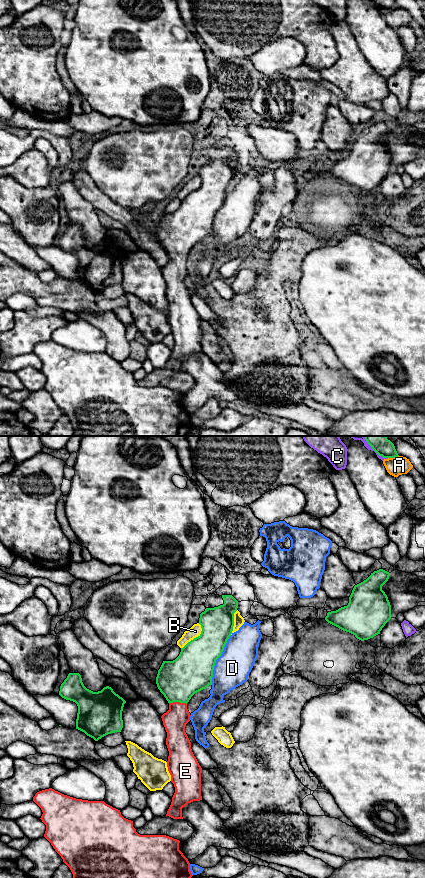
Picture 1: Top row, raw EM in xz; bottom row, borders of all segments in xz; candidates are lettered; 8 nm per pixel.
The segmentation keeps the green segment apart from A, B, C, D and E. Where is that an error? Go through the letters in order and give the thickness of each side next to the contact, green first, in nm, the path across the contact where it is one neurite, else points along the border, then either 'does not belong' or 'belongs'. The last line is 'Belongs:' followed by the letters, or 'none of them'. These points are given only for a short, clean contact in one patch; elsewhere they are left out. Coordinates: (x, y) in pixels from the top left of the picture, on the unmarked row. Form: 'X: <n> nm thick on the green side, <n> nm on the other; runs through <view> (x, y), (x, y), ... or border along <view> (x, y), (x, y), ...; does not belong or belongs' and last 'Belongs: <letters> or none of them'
A: 80 nm thick on the green side, 150 nm on the other; border along xz (398, 7), (388, 10); does not belong
B: 320 nm thick on the green side, 90 nm on the other; does not belong
C: 80 nm thick on the green side, 30 nm on the other; does not belong
D: 340 nm thick on the green side, 280 nm on the other; does not belong
E: 340 nm thick on the green side, 190 nm on the other; runs through xz (178, 232), (178, 253), (178, 267), (175, 271); belongs
Belongs: E

